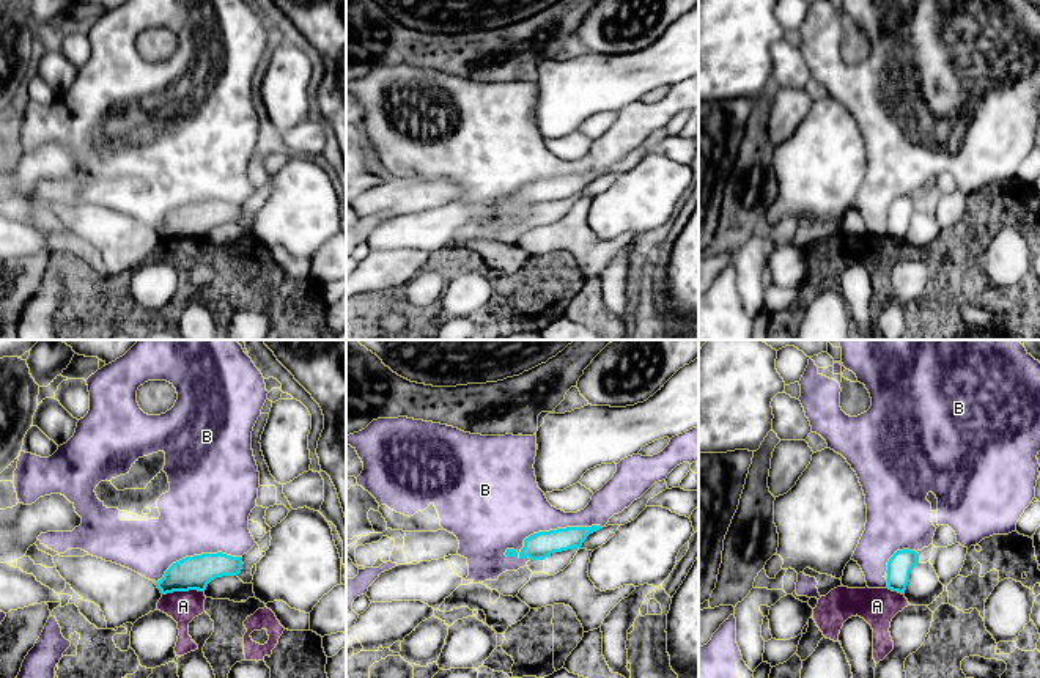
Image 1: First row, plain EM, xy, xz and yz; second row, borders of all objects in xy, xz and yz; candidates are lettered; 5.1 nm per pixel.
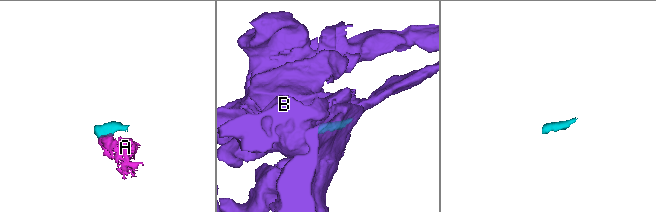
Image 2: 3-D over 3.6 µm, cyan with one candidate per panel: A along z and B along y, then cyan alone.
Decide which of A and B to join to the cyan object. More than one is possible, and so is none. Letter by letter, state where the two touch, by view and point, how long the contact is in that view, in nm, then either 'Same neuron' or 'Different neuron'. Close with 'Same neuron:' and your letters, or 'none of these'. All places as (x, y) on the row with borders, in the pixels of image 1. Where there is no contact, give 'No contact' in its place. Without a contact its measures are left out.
A: Touches cyan at xy (183, 590). Shared border 220 nm. Different neuron
B: Touches cyan at xz (549, 530). Shared border 500 nm. Different neuron
Same neuron: none of these

